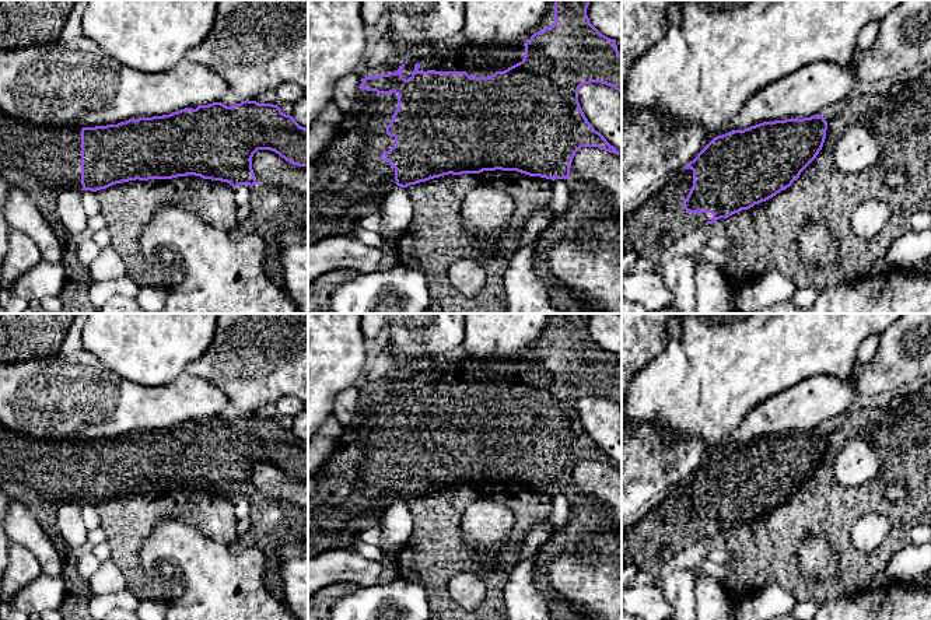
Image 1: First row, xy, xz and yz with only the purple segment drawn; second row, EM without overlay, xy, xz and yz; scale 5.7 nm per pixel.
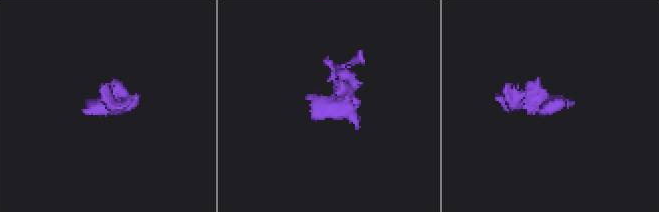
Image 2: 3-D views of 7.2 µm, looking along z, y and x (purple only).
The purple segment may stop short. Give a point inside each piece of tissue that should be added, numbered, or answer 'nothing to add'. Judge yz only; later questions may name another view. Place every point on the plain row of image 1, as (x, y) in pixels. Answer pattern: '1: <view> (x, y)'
1: yz (641, 543)

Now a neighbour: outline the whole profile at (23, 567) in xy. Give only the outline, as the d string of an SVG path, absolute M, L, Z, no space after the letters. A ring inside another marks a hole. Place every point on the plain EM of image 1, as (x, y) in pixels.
M20 546L8 547L8 564L3 575L3 599L6 603L25 585L41 574L41 565L32 553Z

